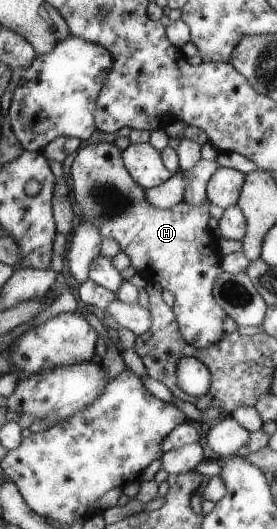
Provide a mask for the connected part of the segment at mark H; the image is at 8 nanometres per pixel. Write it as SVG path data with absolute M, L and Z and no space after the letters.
M99 142L80 148L75 154L70 171L74 198L81 210L80 220L90 220L98 226L102 238L115 240L120 246L120 251L130 258L130 266L147 283L160 284L163 290L168 290L174 295L176 301L172 311L178 318L179 329L187 344L202 350L218 344L224 336L237 331L236 322L228 317L214 296L215 284L224 270L218 258L214 236L208 228L208 210L211 204L209 201L200 206L190 206L188 202L183 201L170 209L157 208L154 203L148 201L147 190L132 180L132 176L124 167L121 151L114 143Z

